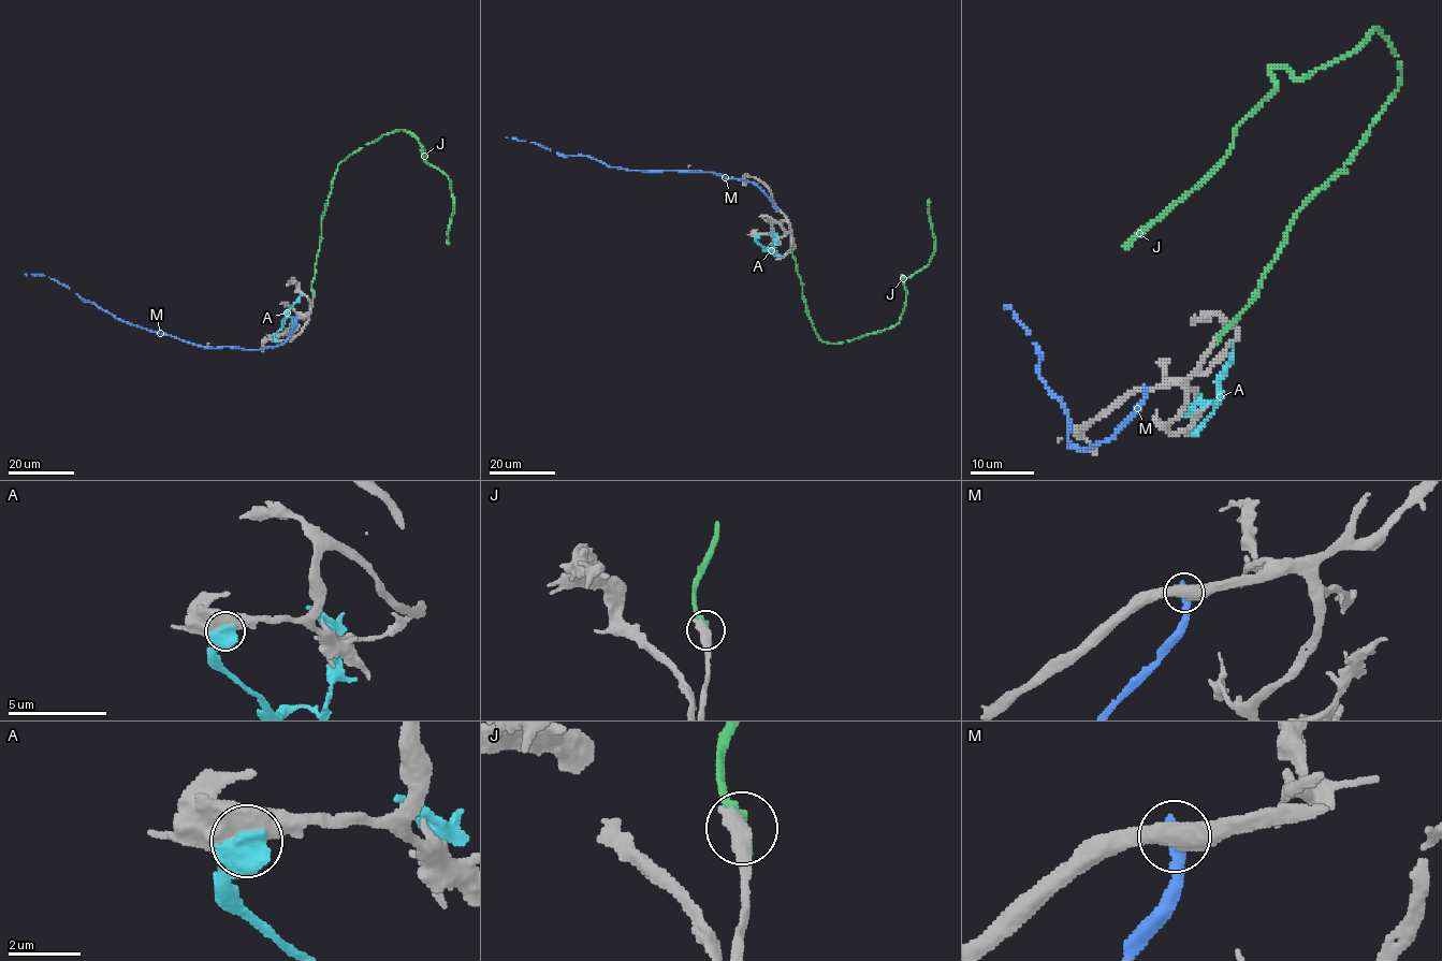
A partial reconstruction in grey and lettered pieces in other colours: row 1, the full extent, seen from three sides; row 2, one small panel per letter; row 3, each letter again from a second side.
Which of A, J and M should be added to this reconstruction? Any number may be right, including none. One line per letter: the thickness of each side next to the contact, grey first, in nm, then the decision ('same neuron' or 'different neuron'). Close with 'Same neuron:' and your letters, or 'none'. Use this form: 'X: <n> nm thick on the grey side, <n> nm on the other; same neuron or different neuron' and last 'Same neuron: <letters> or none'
A: 600 nm thick on the grey side, 650 nm on the other; different neuron
J: 550 nm thick on the grey side, 460 nm on the other; different neuron
M: 480 nm thick on the grey side, 460 nm on the other; different neuron
Same neuron: none

